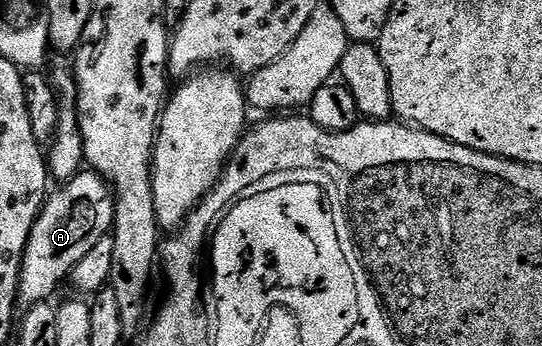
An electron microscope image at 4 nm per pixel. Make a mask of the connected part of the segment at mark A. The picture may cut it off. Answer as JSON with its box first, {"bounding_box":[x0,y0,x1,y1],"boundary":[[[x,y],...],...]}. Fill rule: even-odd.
{"bounding_box":[16,170,116,313],"boundary":[[[81,170],[74,179],[65,181],[60,188],[51,193],[44,202],[44,208],[36,220],[36,225],[28,246],[24,251],[24,262],[20,271],[20,289],[16,295],[16,307],[21,313],[29,312],[34,306],[53,299],[52,295],[60,288],[63,280],[67,281],[72,275],[72,268],[102,242],[102,238],[112,231],[112,223],[116,221],[116,202],[114,193],[99,174],[91,170]]]}

